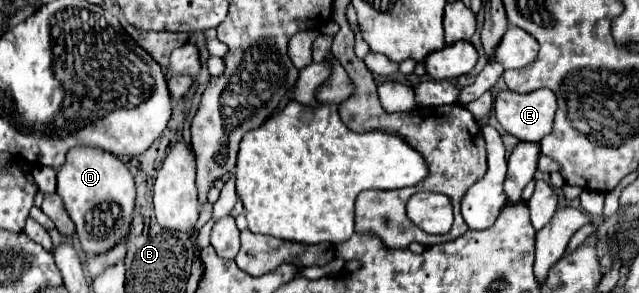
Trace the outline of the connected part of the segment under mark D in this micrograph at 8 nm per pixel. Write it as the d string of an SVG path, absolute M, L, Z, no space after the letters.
M84 145L70 149L64 165L58 169L56 193L62 197L64 209L76 225L76 235L82 251L88 257L108 253L130 235L136 207L134 177L126 169L126 165L112 153Z

